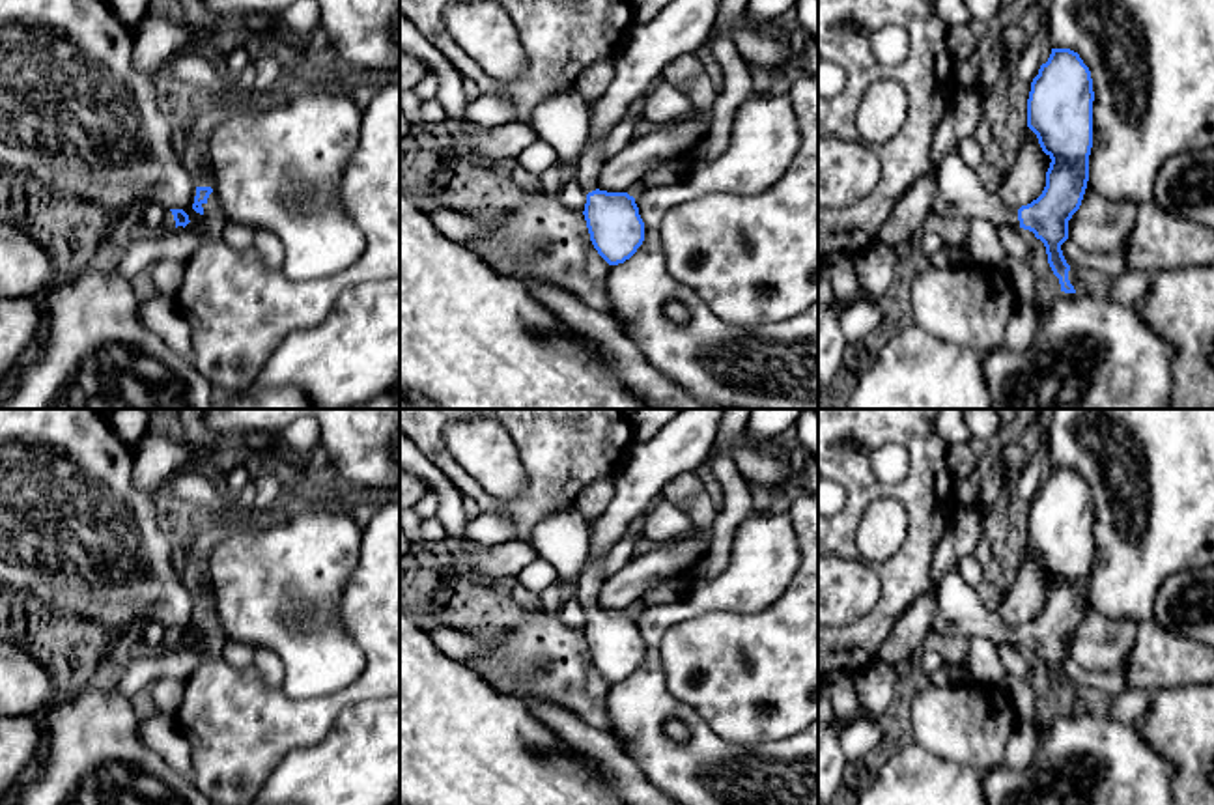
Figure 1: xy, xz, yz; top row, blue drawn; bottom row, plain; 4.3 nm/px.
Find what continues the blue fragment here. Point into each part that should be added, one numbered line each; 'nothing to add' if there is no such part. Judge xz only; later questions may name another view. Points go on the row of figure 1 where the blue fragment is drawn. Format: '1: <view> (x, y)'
1: xz (682, 27)

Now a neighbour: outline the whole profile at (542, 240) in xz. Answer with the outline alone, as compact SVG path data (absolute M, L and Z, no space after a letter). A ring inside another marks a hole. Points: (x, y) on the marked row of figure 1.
M542 191L489 222L489 232L465 243L497 273L558 286L588 308L609 312L605 280L611 265L590 241L583 213L566 207L558 194Z

